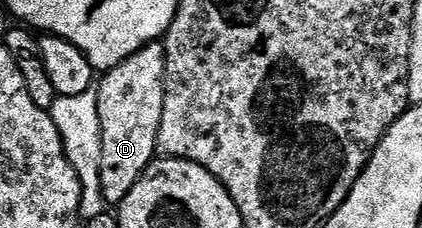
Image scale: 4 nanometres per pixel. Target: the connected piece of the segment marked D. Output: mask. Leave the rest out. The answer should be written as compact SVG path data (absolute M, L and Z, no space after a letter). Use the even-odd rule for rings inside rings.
M163 41L148 42L134 56L107 71L95 87L98 96L98 124L102 132L102 196L109 207L119 207L142 172L157 157L158 128L166 100L164 77L166 56Z

